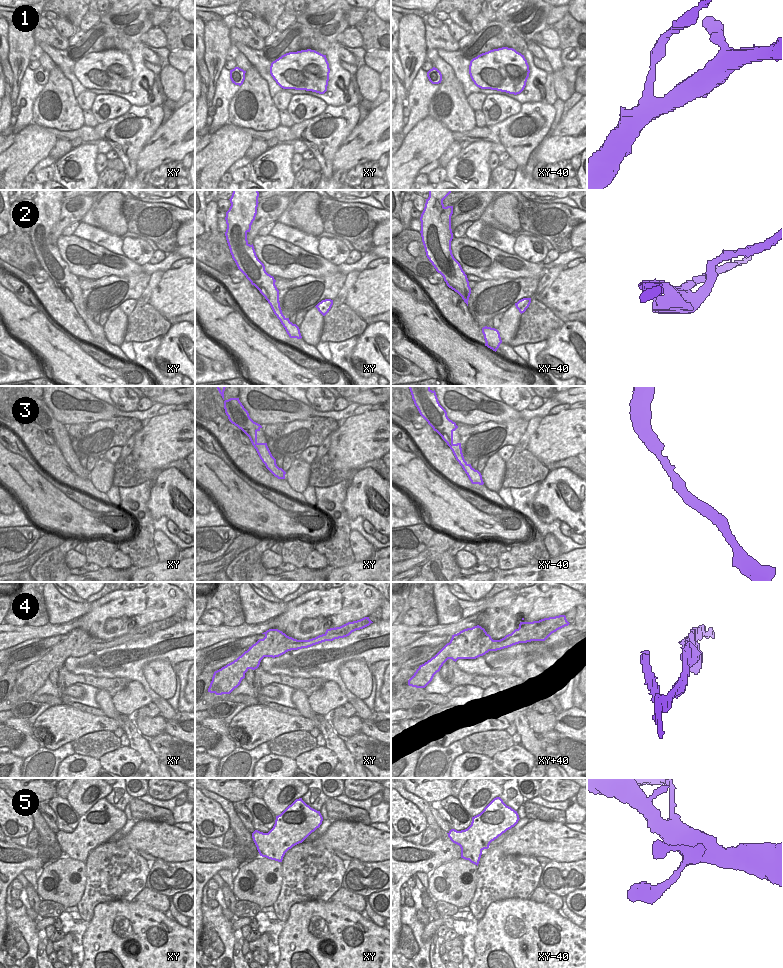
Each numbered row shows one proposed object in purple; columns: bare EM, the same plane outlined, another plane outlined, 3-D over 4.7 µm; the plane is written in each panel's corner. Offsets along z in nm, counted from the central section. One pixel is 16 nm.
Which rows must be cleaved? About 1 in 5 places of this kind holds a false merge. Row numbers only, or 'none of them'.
2, 4

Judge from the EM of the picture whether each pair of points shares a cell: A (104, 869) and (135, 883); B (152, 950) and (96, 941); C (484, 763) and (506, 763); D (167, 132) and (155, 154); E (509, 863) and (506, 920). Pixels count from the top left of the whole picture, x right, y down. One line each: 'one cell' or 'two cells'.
A: one cell
B: one cell
C: two cells
D: one cell
E: two cells

